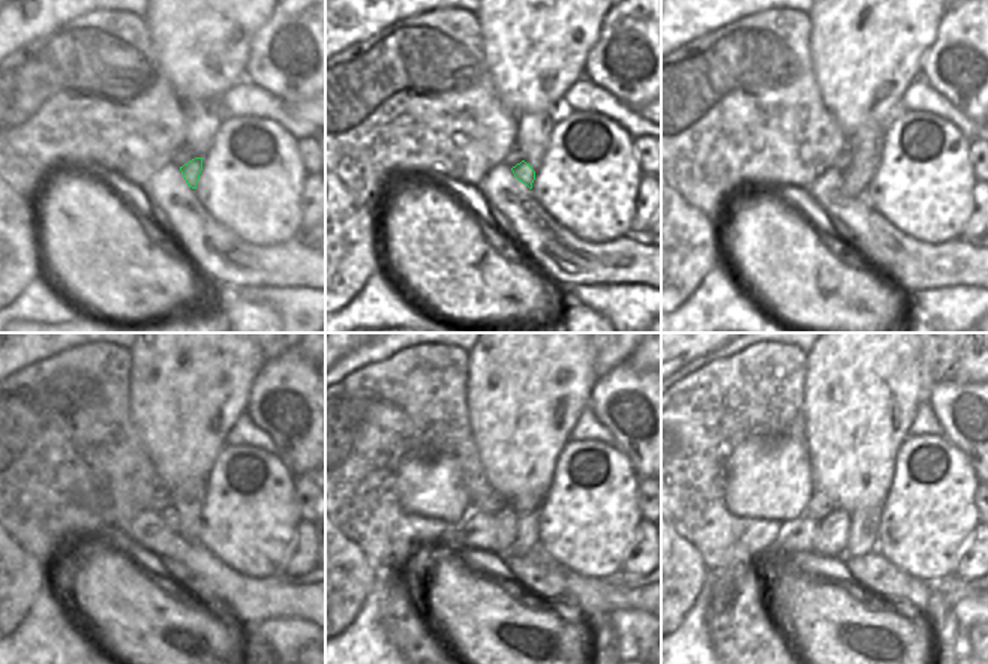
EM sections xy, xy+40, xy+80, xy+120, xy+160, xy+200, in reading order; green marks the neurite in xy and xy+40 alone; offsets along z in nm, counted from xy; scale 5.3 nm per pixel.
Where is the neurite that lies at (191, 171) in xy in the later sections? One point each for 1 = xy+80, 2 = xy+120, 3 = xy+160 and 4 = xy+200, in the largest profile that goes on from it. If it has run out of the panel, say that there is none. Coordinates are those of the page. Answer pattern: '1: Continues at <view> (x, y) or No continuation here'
1: Continues at xy+80 (853, 183)
2: Continues at xy+120 (170, 514)
3: Continues at xy+160 (505, 519)
4: Continues at xy+200 (834, 531)

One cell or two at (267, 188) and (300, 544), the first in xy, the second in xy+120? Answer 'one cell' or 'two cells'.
two cells

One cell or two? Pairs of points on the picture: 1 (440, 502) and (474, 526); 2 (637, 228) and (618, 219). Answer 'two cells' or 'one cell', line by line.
1: two cells
2: two cells

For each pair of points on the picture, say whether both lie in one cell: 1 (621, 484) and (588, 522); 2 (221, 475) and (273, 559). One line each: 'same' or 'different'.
1: same
2: same

